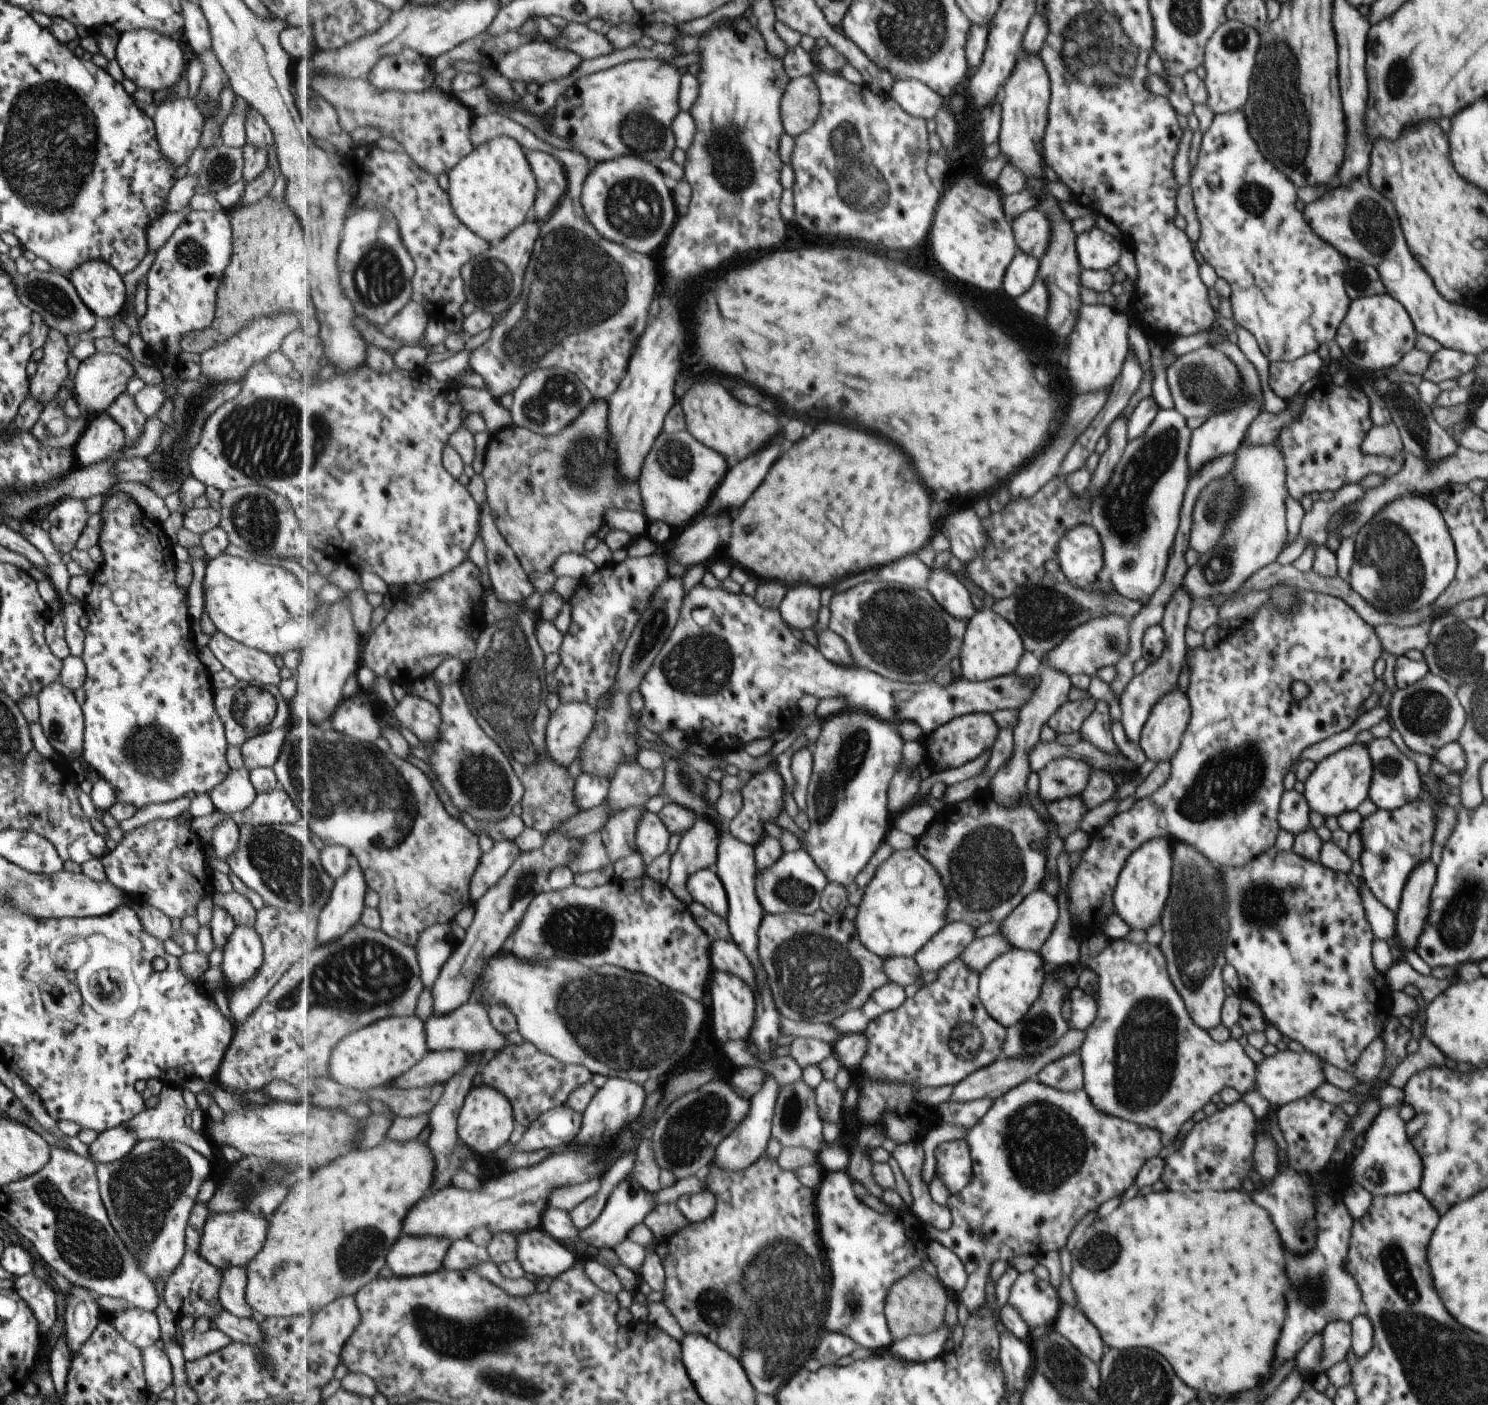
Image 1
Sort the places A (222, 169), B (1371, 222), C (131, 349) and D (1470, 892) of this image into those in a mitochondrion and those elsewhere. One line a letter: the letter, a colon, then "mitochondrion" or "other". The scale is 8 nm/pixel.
A: mitochondrion
B: mitochondrion
C: other
D: mitochondrion

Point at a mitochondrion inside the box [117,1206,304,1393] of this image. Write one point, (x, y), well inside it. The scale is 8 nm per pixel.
(266, 1365)

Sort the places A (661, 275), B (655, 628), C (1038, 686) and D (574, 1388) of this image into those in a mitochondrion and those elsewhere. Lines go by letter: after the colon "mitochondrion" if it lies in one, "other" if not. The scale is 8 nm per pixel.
A: other
B: mitochondrion
C: other
D: other

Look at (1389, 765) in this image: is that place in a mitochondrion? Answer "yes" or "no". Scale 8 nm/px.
yes

